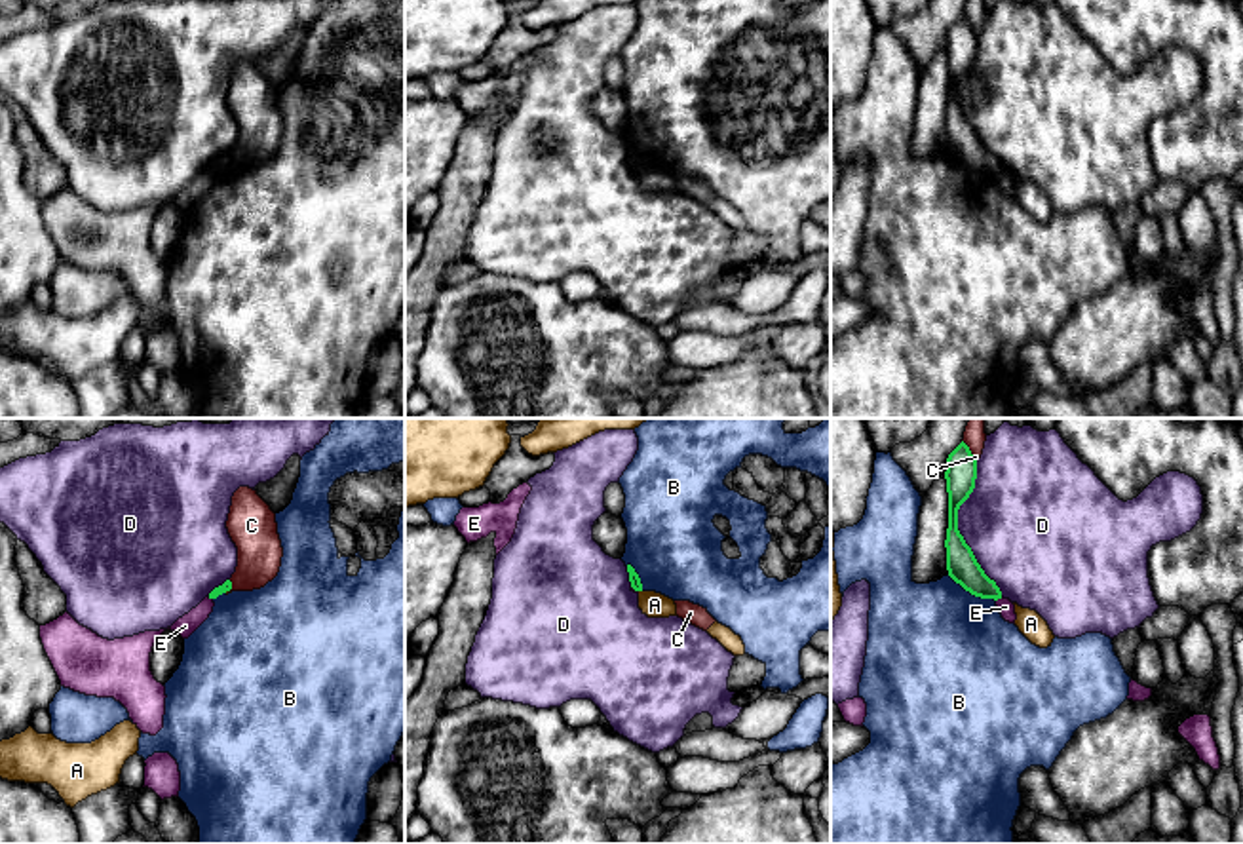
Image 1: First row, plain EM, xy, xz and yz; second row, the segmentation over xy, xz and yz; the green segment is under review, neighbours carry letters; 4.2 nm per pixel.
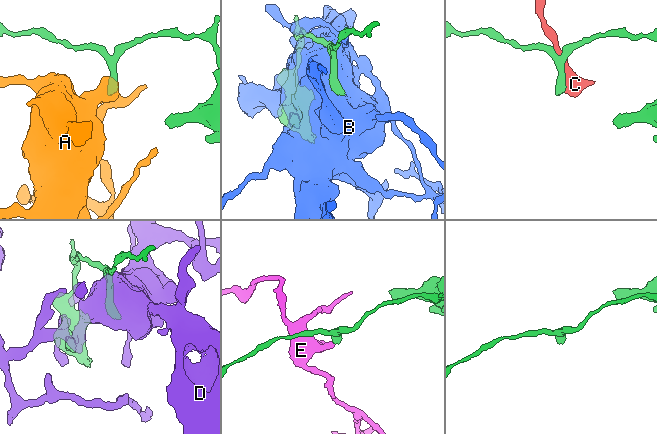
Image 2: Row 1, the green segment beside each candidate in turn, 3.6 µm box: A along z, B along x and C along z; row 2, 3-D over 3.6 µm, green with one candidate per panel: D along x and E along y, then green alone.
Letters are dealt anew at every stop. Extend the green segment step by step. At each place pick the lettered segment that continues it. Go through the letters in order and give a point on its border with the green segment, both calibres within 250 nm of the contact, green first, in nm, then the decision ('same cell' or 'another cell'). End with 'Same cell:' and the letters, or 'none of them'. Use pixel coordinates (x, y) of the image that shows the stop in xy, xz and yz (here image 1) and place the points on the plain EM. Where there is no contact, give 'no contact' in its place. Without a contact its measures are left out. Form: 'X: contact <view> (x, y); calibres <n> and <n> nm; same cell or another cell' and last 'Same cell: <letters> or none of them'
A: contact xy (227, 164); calibres 50 and 20 nm; another cell
B: contact yz (972, 168); calibres 130 and 500 nm; another cell
C: contact yz (970, 25); calibres 130 and 90 nm; another cell
D: contact yz (956, 103); calibres 130 and 440 nm; another cell
E: contact yz (998, 172); calibres 130 and 70 nm; another cell
Same cell: none of them

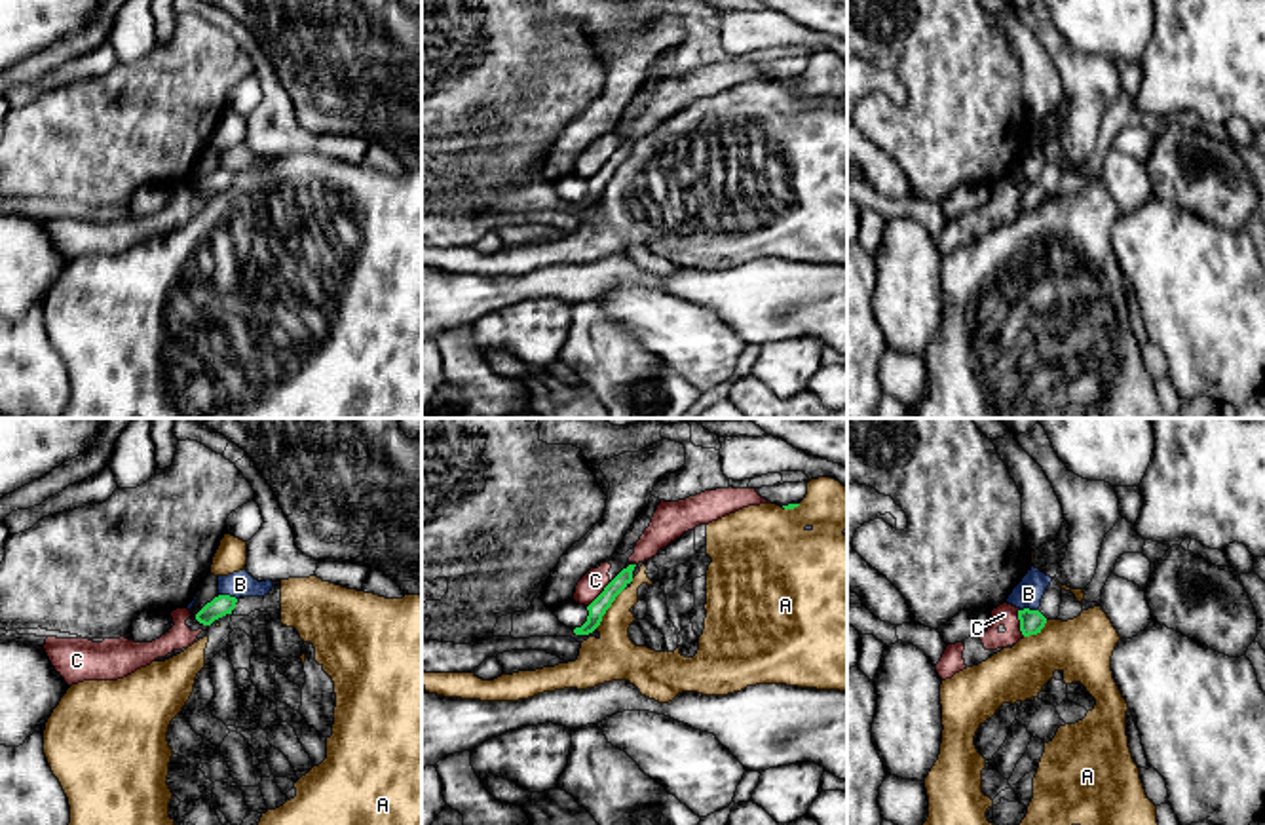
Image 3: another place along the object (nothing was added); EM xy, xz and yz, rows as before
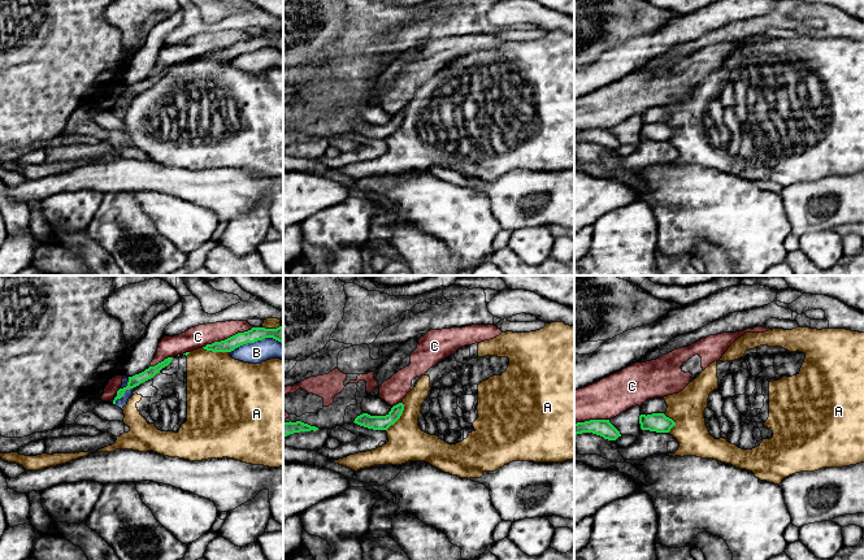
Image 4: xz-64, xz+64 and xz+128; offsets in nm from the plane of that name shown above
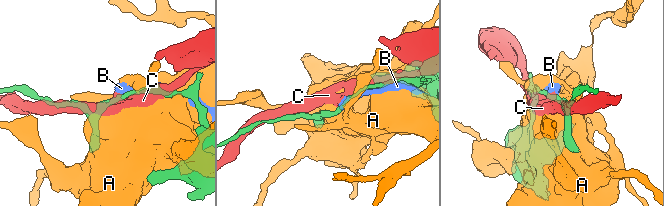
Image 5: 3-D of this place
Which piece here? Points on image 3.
A: contact xz (608, 181); calibres 80 and 200 nm; another cell
B: contact xy (228, 170); calibres 90 and 110 nm; another cell
C: contact yz (1020, 196); calibres 100 and 100 nm; another cell
Same cell: none of them

